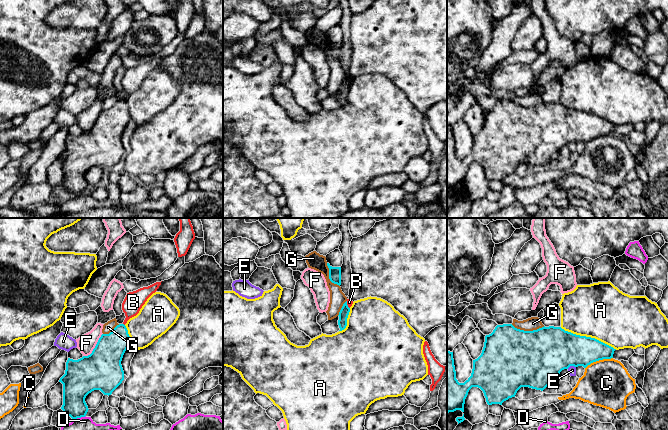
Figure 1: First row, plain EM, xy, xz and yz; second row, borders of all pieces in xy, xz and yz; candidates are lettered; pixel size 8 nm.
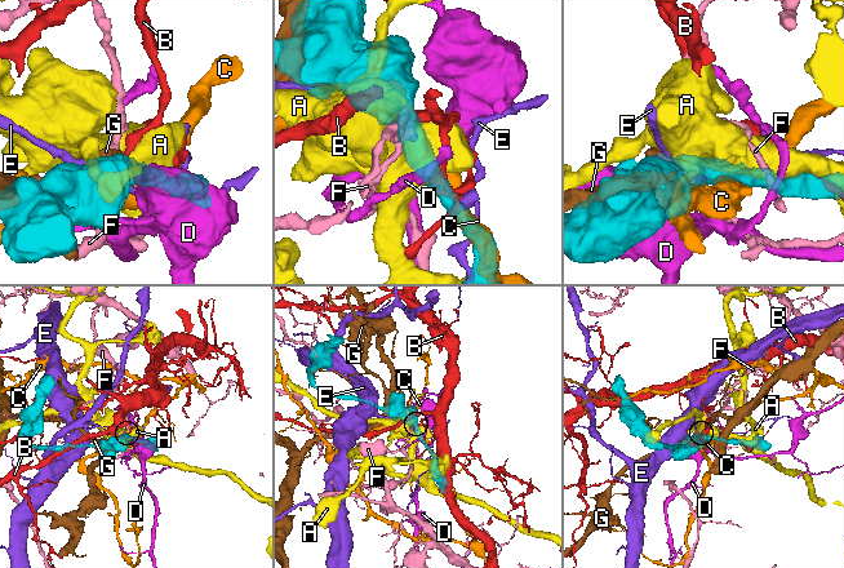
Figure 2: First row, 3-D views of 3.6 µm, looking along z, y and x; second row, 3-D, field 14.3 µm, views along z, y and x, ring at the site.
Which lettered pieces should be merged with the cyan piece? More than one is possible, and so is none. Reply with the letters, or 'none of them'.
none of them

